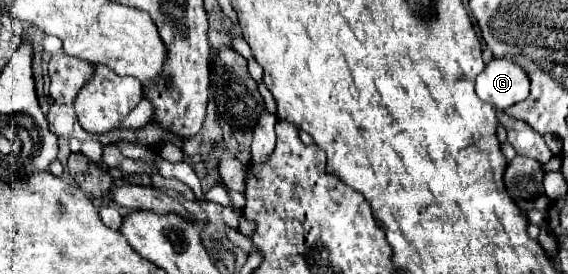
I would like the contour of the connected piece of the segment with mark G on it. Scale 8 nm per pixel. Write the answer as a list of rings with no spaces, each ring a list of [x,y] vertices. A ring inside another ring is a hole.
[[[493,57],[477,77],[475,93],[481,101],[487,101],[497,109],[507,109],[527,99],[529,77],[517,63]]]

